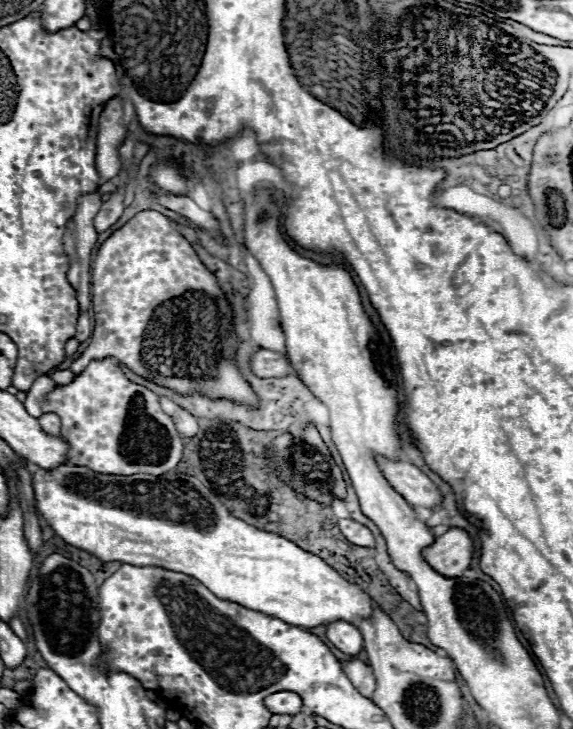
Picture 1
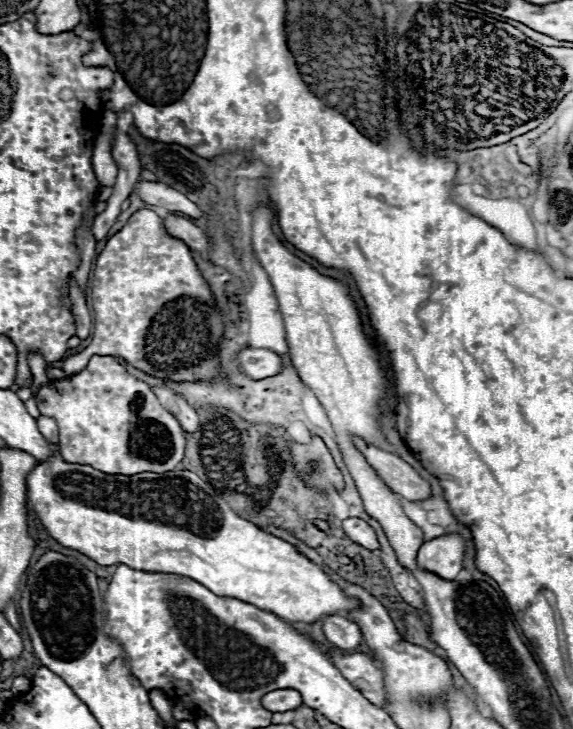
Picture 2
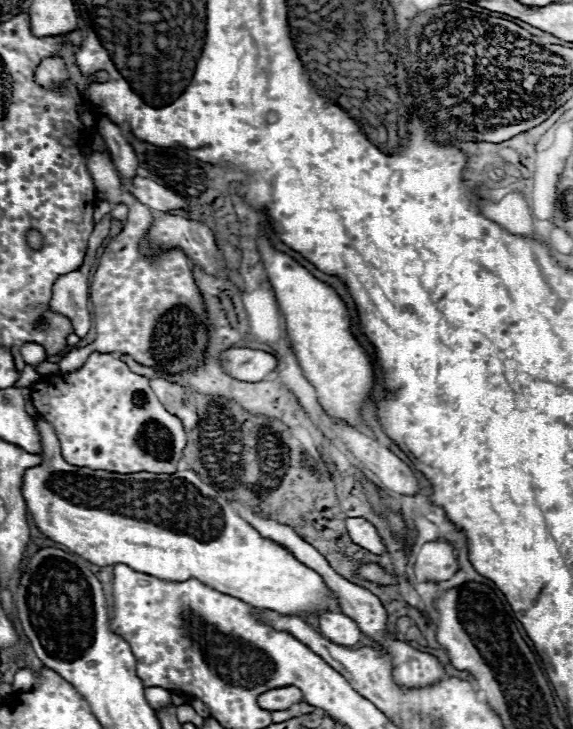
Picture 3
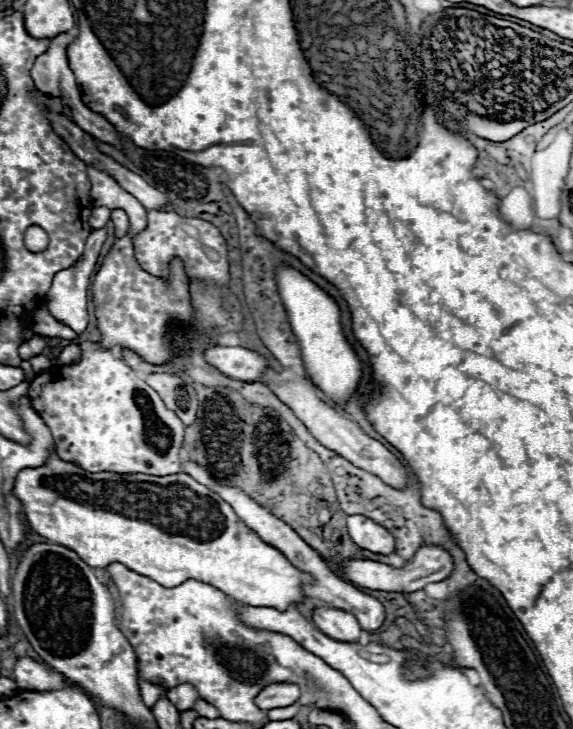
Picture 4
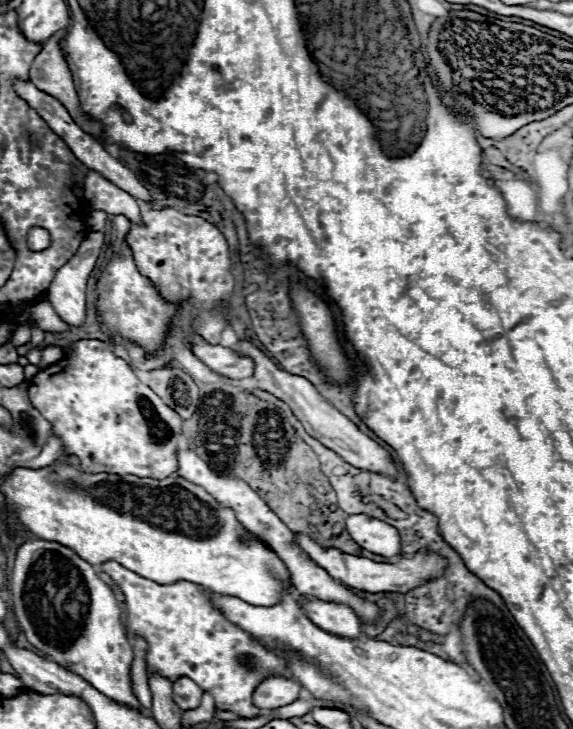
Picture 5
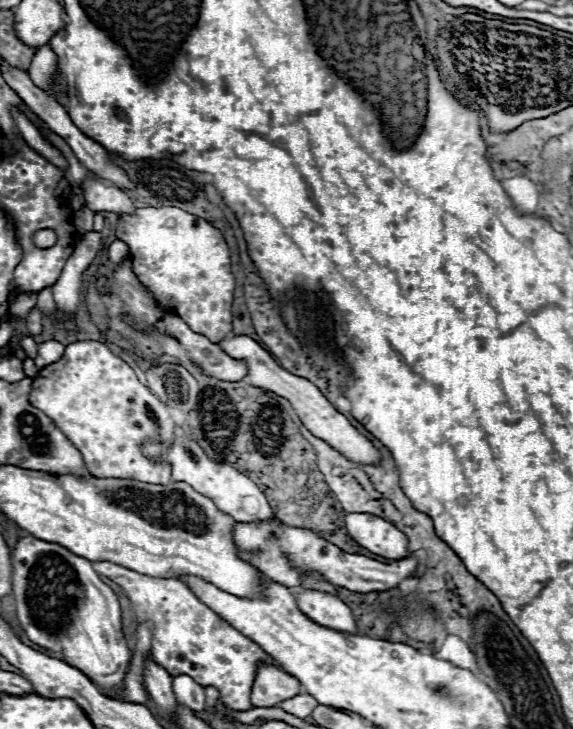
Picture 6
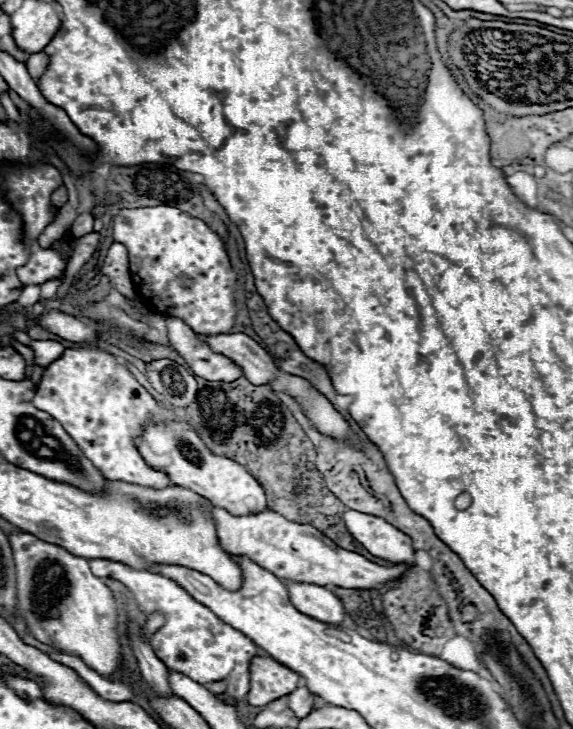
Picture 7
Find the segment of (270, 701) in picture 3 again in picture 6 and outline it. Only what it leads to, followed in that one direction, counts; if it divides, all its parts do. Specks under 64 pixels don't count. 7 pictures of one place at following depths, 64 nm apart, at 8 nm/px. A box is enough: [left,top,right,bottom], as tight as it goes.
[252,664,300,708]

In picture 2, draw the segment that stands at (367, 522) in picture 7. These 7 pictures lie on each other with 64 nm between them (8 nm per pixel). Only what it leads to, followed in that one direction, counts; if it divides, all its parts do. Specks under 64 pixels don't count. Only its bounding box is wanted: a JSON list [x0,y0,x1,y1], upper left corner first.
[342,518,380,550]

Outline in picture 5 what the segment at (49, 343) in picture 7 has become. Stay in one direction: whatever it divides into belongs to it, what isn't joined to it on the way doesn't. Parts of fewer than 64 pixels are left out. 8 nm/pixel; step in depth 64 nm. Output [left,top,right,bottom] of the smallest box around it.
[40,346,62,368]

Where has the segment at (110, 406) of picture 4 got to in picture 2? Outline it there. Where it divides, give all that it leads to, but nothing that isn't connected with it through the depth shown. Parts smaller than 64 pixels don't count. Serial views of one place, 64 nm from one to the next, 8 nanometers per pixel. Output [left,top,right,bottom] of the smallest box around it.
[36,356,184,474]

